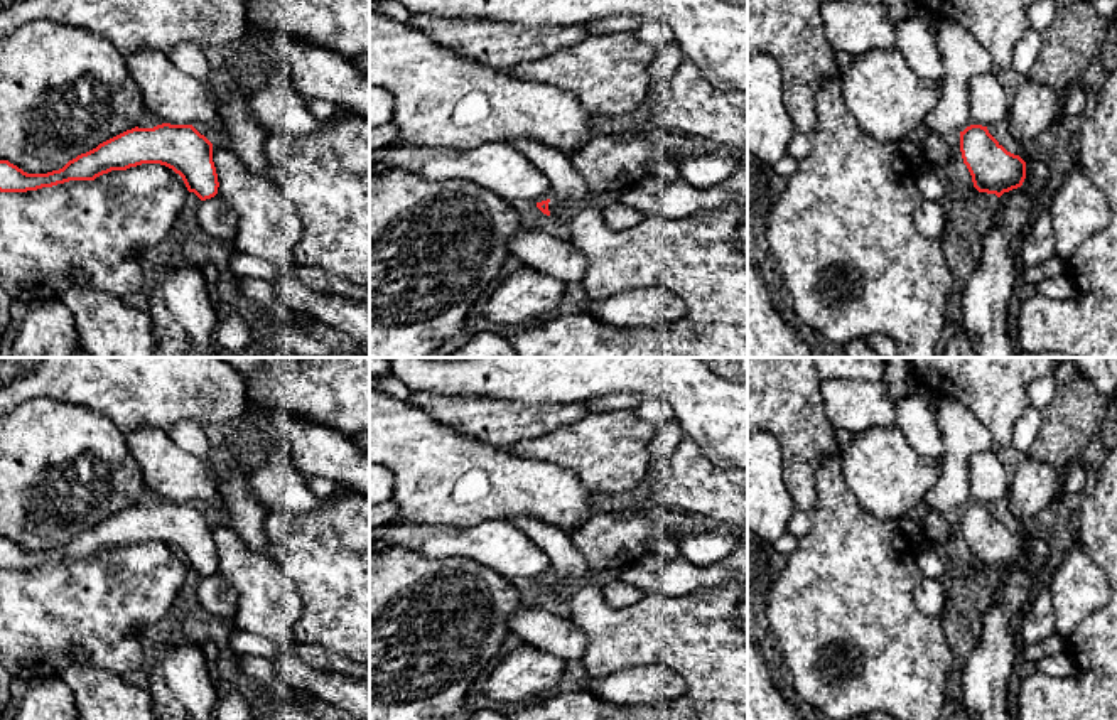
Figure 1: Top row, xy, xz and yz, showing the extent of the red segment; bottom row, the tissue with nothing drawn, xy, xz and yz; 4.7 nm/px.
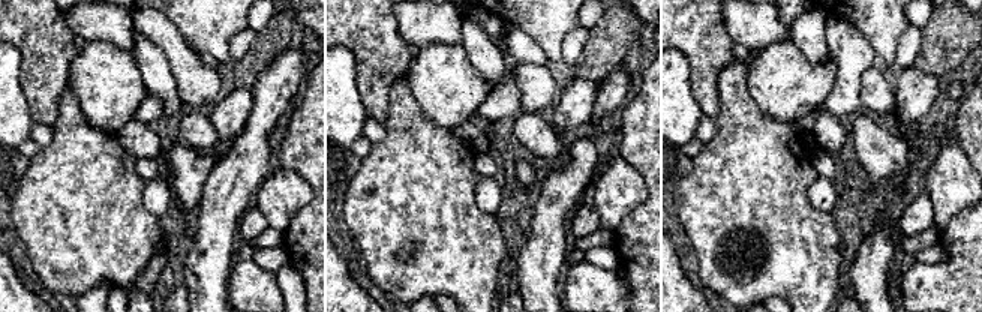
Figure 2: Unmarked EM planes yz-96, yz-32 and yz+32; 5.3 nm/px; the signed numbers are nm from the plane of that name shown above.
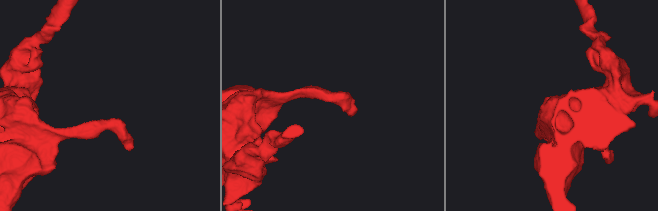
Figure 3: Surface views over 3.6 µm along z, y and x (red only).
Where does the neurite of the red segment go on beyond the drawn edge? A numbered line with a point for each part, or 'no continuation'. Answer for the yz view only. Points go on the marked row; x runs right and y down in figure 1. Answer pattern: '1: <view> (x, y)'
no continuation

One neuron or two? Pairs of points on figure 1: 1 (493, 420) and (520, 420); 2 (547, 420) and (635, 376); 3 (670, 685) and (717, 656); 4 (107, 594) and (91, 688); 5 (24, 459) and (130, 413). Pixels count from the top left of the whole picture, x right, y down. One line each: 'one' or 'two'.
1: one
2: two
3: two
4: two
5: two

